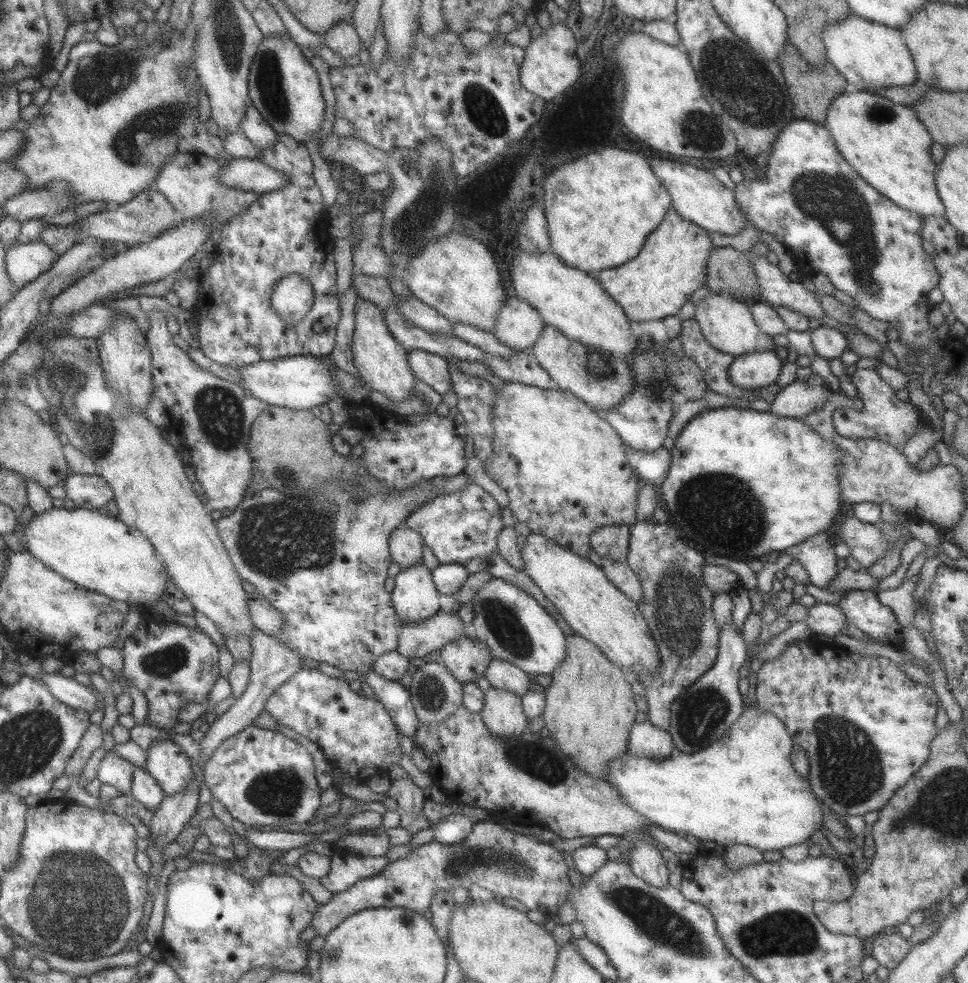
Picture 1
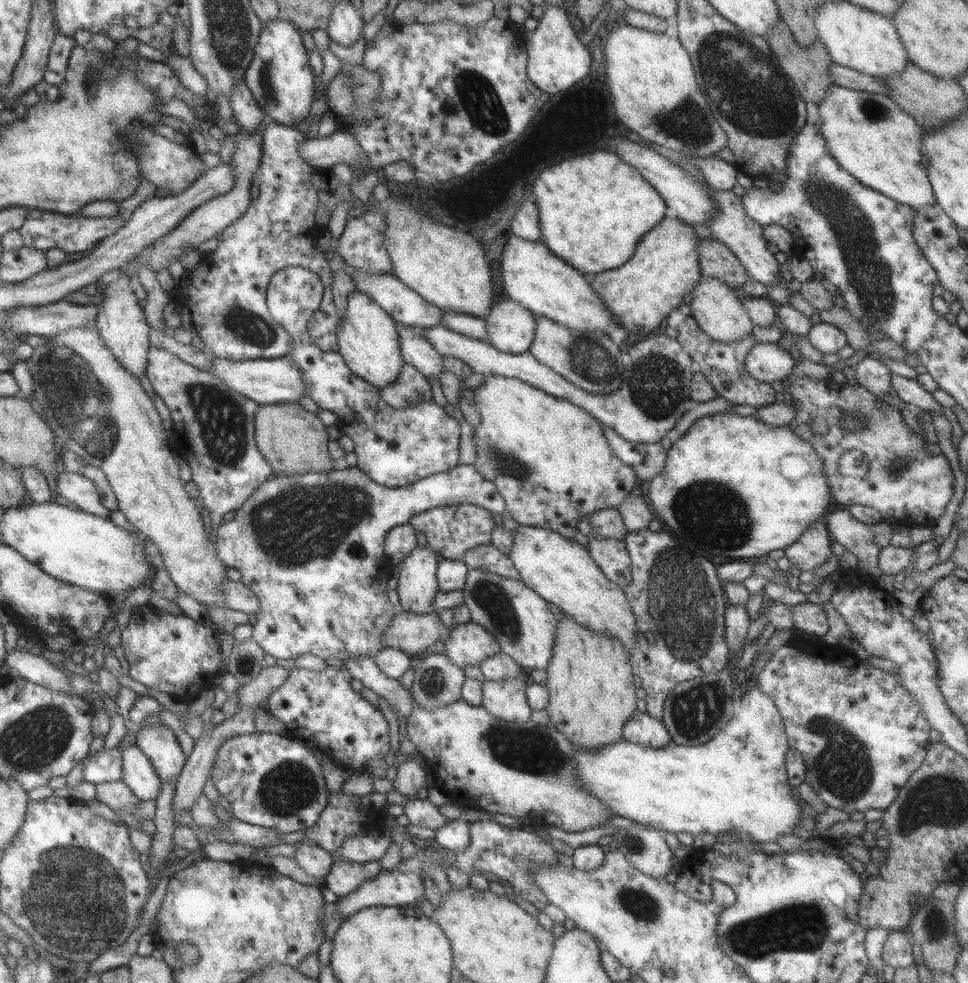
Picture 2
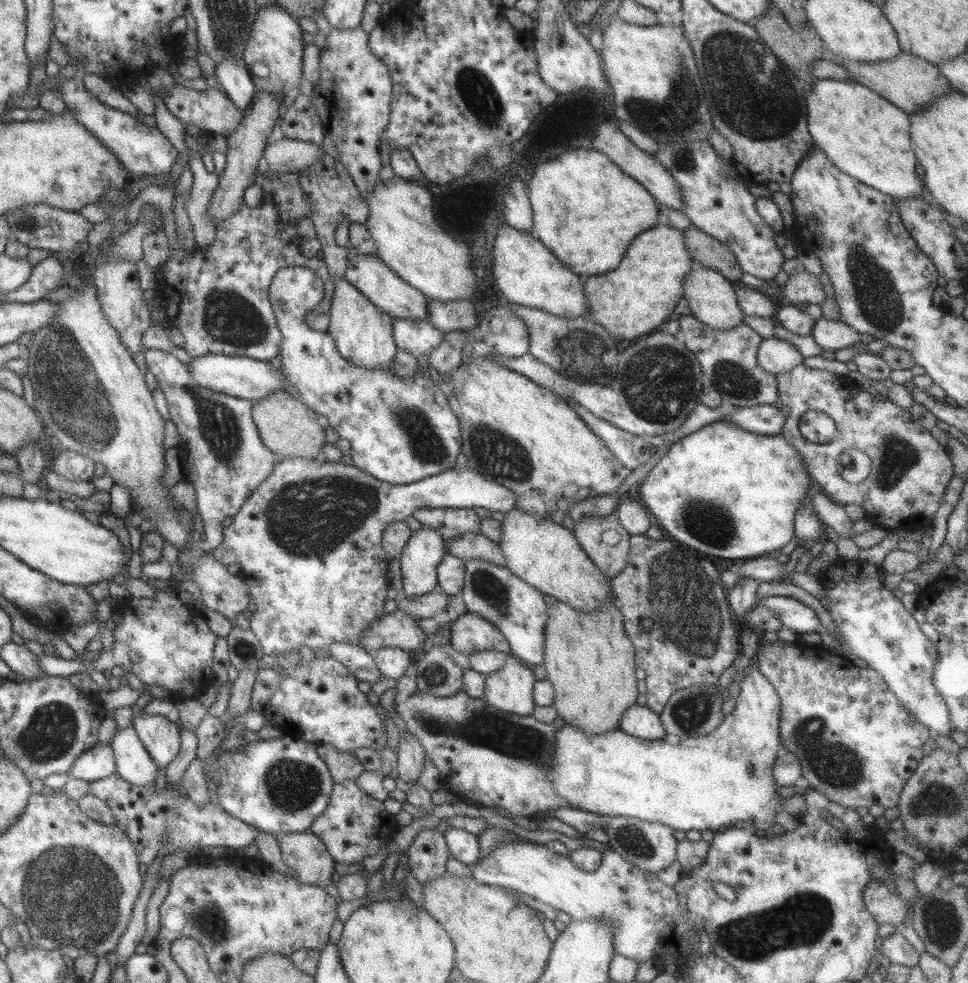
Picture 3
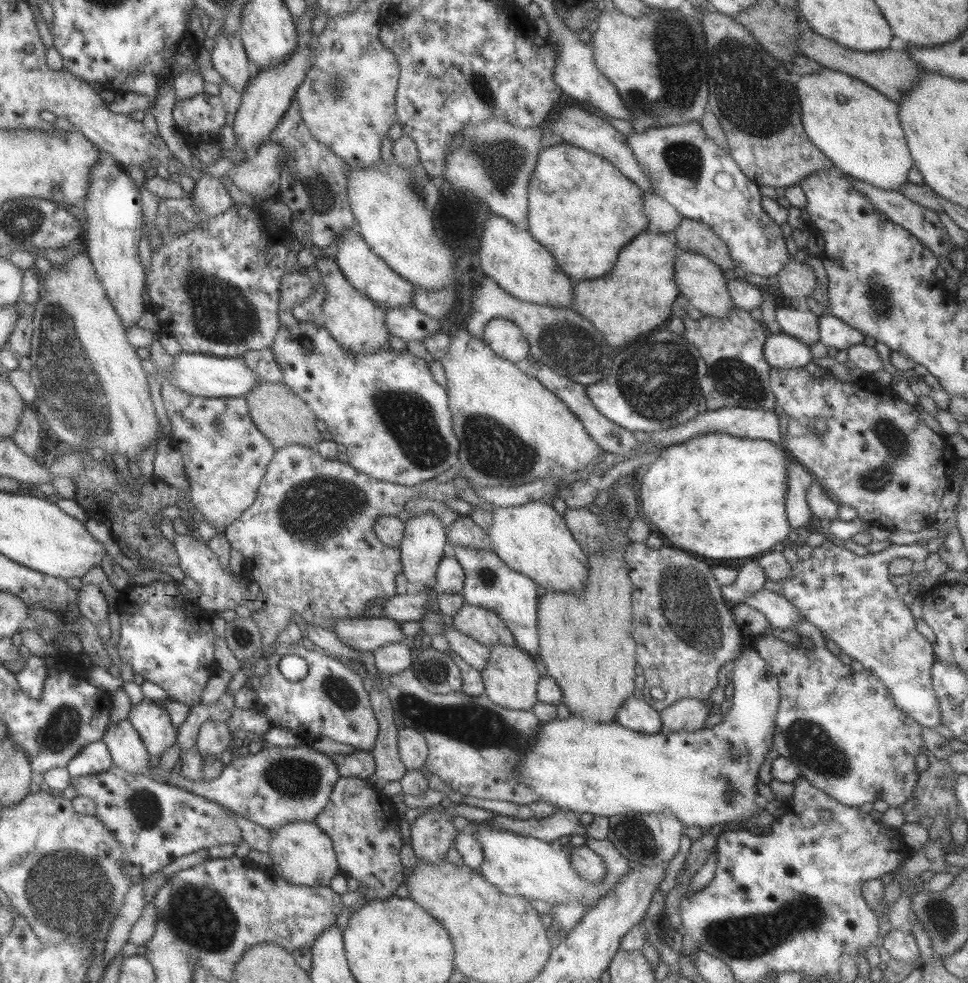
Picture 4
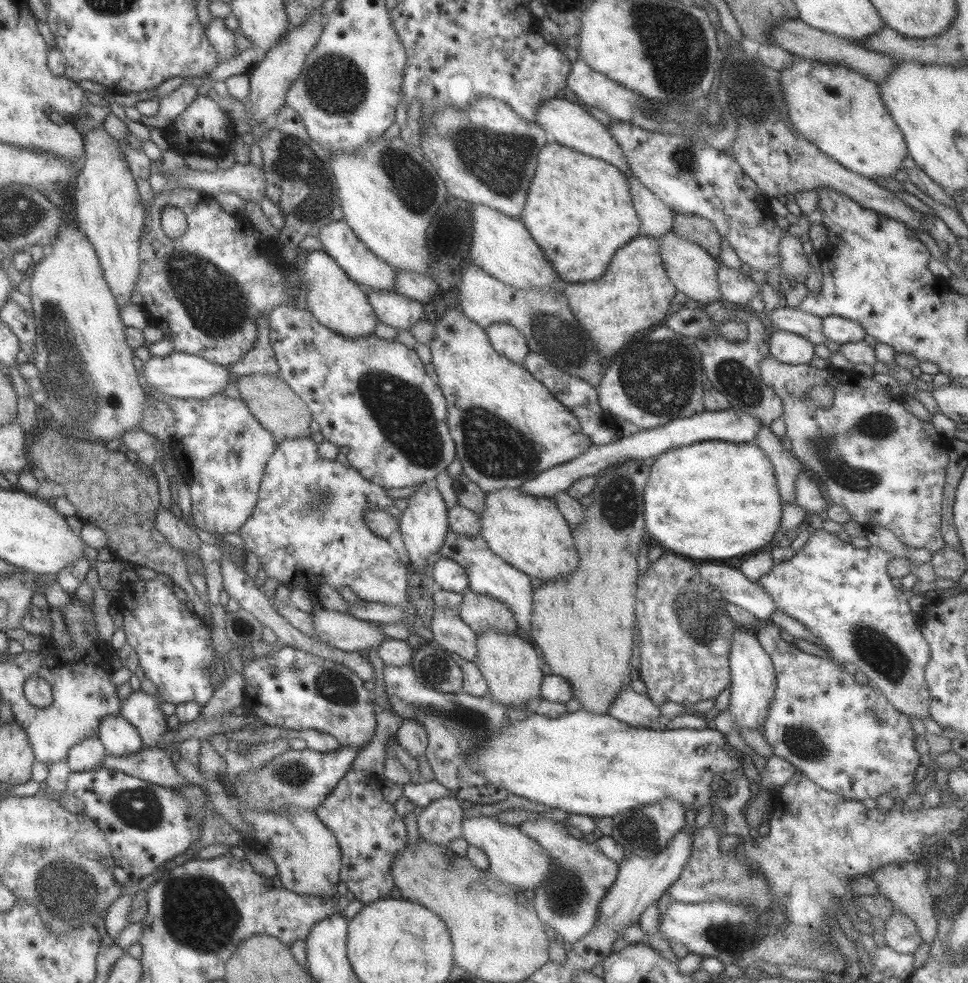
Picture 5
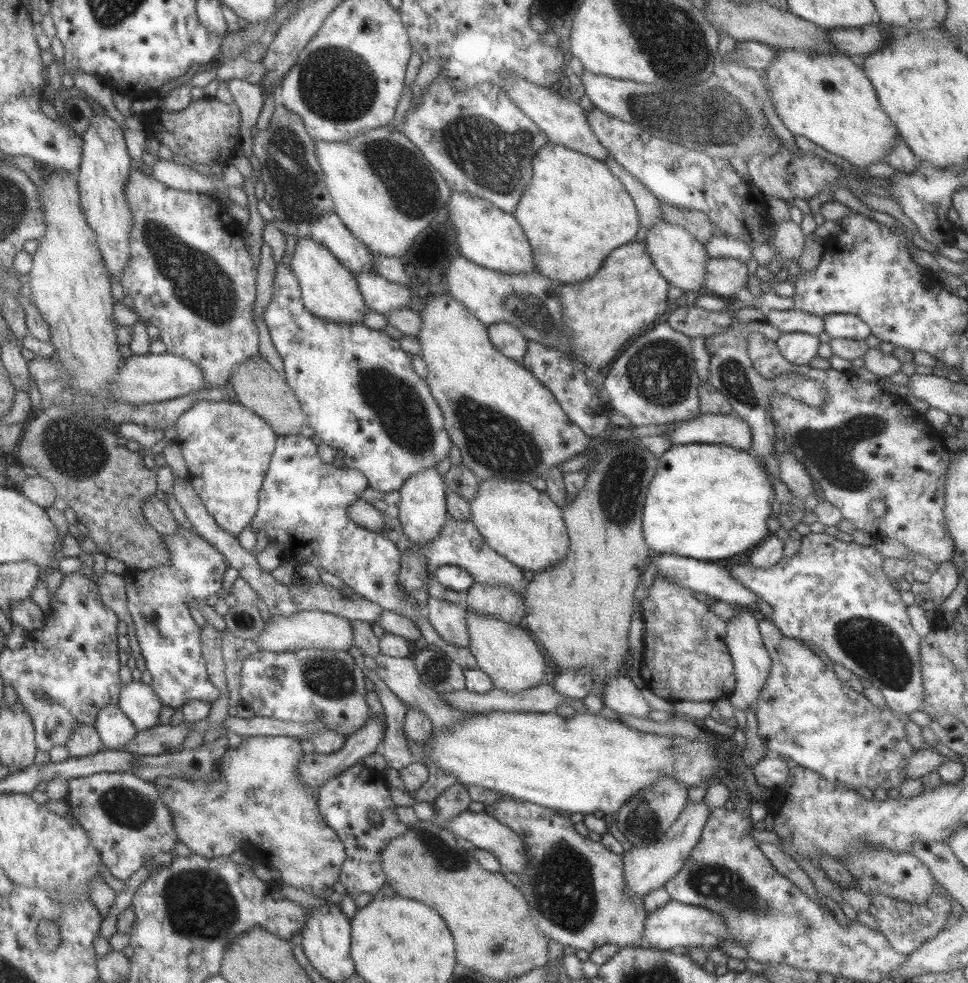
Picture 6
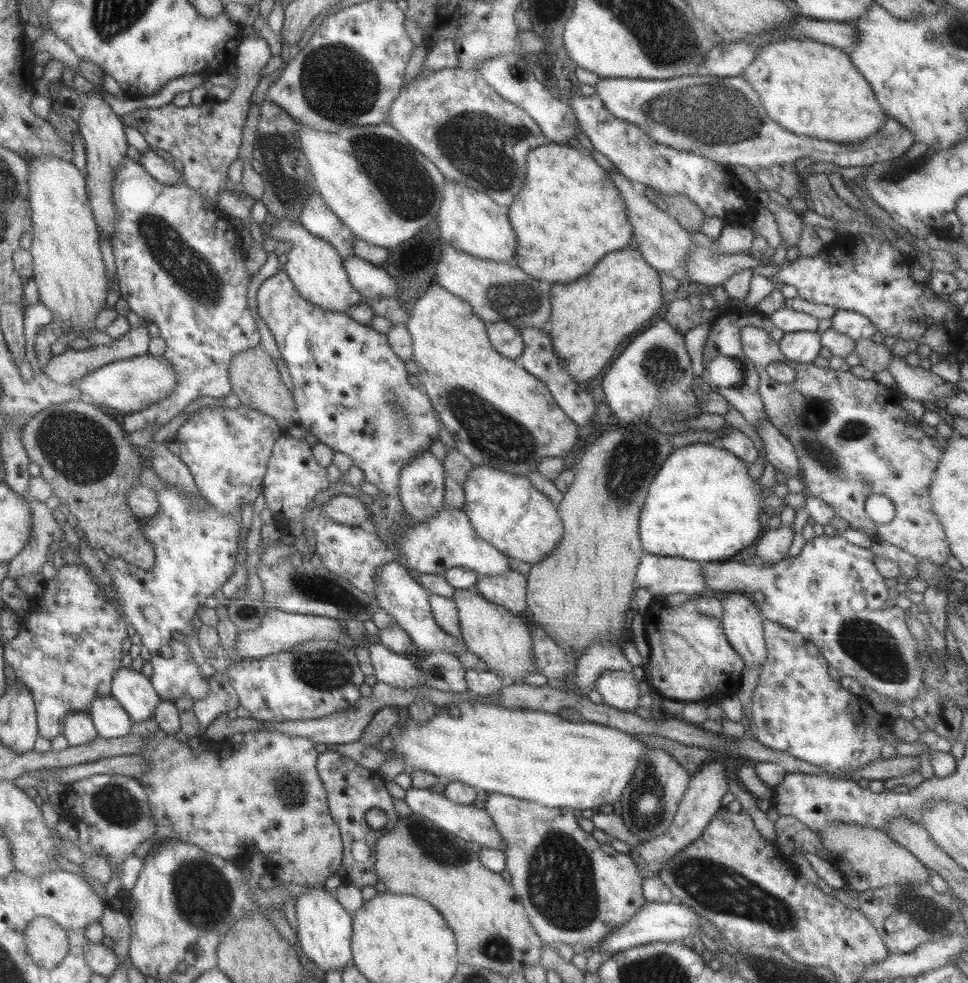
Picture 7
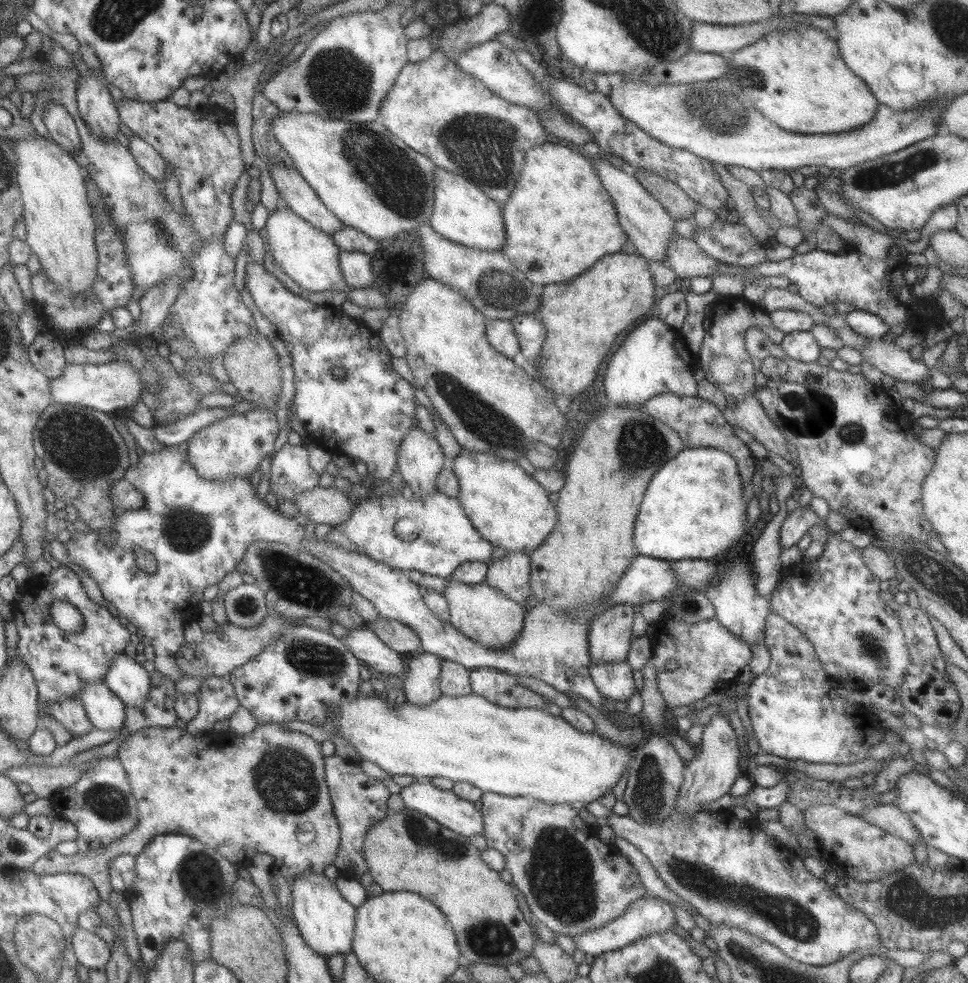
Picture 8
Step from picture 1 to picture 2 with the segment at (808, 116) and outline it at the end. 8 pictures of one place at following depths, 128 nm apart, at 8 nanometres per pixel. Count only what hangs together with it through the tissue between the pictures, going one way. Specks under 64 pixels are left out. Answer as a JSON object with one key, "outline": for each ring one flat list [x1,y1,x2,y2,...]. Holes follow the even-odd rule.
{"outline":[[779,18,779,21,775,23,775,27,771,29,766,35,766,40,770,48,770,52,777,57,781,70,789,75,795,89,799,91,799,95,803,98,803,102,812,102,816,106,819,105,821,99,825,99,827,91,829,91,829,85,831,85,831,78,829,78,829,65,832,60,829,58,827,49,820,41,815,41,809,45,809,47,801,47,791,35,789,27,785,24,783,19]]}

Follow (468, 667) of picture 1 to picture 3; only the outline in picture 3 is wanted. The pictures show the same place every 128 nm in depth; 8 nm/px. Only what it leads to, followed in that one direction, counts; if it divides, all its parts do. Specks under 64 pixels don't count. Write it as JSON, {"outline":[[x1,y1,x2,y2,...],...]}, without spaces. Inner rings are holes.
{"outline":[[466,612,447,626,450,630,448,644,457,652,469,654,477,649,487,649,509,653,509,643,499,629,476,614]]}

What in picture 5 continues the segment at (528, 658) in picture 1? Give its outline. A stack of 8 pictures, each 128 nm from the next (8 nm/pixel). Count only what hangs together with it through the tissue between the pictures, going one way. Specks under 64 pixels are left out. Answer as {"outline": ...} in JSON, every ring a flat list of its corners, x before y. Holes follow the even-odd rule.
{"outline":[[449,530,445,535,441,549,439,549,439,554,453,560,453,562,457,562,459,566,464,568,469,591,479,593,479,595,489,595,489,597,507,605,509,611,513,612,513,619,517,623,518,633,529,639,531,632,531,605,533,605,533,588,529,583,530,576,493,554,480,534,461,535]]}

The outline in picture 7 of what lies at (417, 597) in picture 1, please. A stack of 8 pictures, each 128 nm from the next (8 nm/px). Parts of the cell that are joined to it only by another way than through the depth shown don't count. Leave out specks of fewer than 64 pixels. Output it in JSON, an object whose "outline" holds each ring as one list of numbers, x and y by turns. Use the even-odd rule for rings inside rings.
{"outline":[[423,449,413,459,409,459,399,471,399,482,396,489,404,513,410,518,411,524,424,522,438,512,444,497,444,468,430,451]]}

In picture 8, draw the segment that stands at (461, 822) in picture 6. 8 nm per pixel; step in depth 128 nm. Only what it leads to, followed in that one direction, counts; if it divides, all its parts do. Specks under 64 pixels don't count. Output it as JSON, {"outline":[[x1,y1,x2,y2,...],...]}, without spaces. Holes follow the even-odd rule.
{"outline":[[426,777,417,778,409,786,403,786,398,794,405,807,432,818,441,826,461,836,469,838,471,835,483,834,483,820,480,810,474,808,473,803,458,798,453,792,436,788]]}

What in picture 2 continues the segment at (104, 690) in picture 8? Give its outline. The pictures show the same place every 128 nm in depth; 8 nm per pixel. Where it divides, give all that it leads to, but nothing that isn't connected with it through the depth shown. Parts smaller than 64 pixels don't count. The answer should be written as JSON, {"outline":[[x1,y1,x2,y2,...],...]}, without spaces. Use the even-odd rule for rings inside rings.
{"outline":[[134,743,120,750,120,758,123,784,140,802,155,800,162,782,159,781,147,756,144,756]]}

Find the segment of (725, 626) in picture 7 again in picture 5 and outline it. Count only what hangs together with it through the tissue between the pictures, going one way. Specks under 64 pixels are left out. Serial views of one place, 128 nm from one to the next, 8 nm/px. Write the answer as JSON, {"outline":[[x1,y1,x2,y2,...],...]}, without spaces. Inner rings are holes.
{"outline":[[736,626,731,637,728,665,731,682,727,709,734,721,735,733,740,732,741,728,762,731,762,722,773,701,776,678,771,659,765,650,761,649,755,631]]}

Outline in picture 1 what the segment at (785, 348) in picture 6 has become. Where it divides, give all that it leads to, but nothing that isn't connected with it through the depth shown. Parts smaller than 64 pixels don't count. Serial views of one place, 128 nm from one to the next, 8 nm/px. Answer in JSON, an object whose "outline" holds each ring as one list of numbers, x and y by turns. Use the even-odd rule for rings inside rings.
{"outline":[[775,350,753,351,734,357,728,378,738,388,755,391,775,387,781,368]]}

